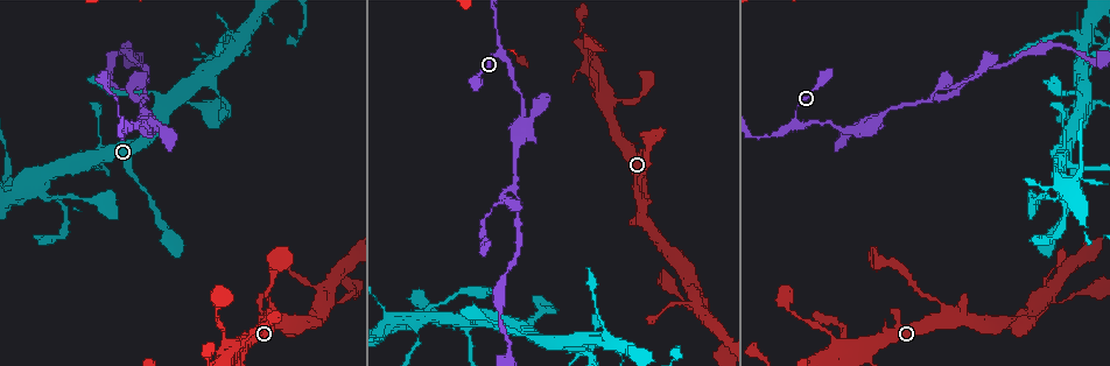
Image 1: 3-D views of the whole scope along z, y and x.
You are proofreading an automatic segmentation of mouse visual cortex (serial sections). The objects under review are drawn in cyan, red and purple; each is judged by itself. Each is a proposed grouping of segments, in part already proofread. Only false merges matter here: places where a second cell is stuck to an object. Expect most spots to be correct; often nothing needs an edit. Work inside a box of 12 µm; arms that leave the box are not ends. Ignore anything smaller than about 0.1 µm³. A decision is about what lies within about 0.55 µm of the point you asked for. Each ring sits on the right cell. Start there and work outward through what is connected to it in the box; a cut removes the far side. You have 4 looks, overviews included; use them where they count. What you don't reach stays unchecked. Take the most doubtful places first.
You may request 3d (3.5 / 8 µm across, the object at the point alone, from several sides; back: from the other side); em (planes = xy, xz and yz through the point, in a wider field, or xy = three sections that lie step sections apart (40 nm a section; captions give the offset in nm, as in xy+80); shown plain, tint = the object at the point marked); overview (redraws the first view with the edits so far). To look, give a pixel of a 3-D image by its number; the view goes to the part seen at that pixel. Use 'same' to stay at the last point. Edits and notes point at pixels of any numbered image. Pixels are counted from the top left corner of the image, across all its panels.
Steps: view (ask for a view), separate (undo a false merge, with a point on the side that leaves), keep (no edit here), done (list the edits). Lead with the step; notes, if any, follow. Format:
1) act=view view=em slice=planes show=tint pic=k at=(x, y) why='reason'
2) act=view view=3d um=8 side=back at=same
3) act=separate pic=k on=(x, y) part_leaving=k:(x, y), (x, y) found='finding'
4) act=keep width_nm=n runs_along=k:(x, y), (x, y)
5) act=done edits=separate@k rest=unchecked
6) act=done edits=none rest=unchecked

act=view view=3d um=3.5 pic=1 at=(131, 123) why='sharp bend'

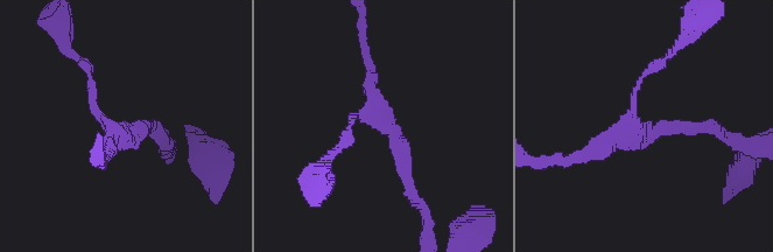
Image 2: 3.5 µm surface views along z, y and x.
act=view view=em slice=xy step=1 show=tint pic=2 at=(124, 133)

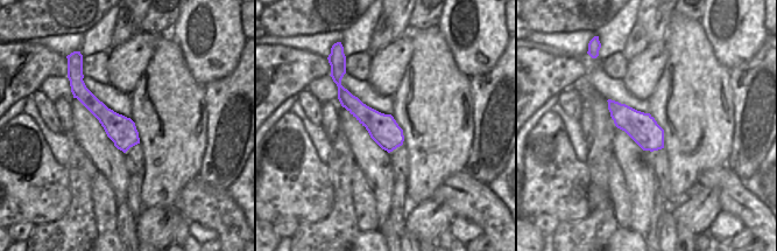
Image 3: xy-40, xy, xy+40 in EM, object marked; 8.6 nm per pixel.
act=keep runs_along=3:(77, 88), (126, 136), (136, 140) found='all the same cell'

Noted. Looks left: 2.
act=view view=3d um=3.5 pic=1 at=(142, 98) why='two arms in line, one across'

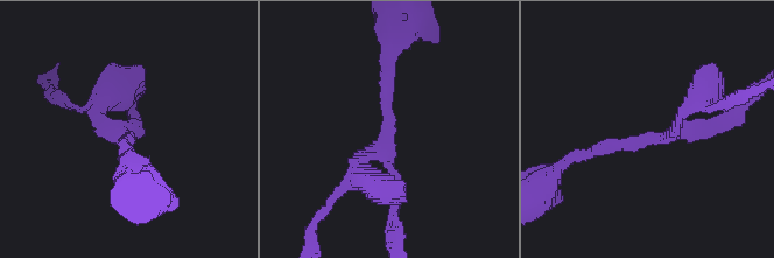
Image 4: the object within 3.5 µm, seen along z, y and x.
act=view view=em slice=planes show=tint pic=4 at=(388, 146) arms=3 arm_widths_nm=200,200,200

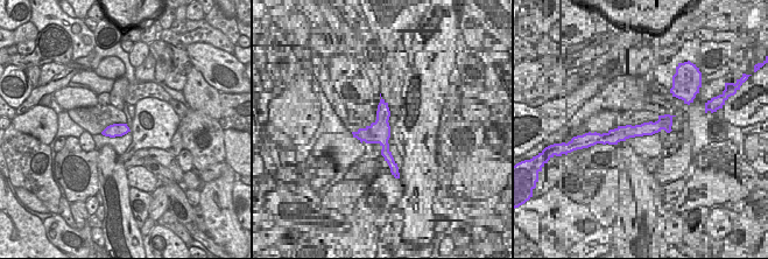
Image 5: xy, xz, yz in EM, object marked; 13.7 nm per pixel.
act=keep found='all the same cell'

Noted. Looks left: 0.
act=done edits=none rest=unchecked

